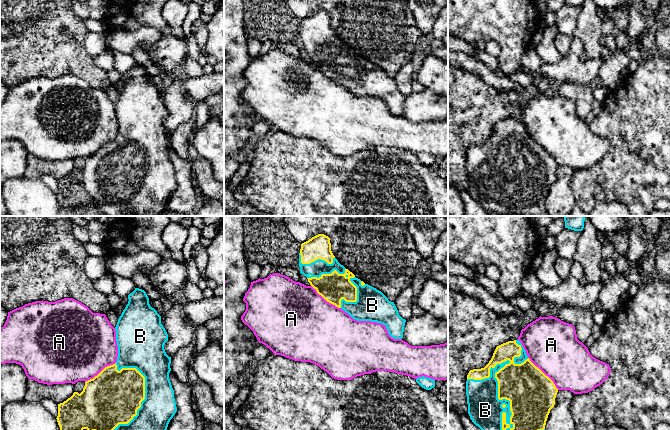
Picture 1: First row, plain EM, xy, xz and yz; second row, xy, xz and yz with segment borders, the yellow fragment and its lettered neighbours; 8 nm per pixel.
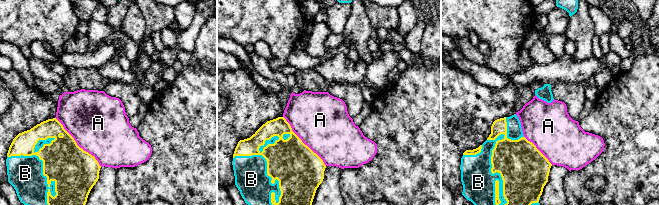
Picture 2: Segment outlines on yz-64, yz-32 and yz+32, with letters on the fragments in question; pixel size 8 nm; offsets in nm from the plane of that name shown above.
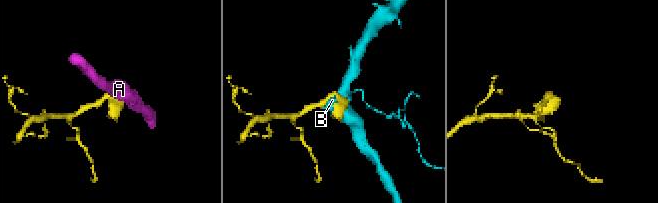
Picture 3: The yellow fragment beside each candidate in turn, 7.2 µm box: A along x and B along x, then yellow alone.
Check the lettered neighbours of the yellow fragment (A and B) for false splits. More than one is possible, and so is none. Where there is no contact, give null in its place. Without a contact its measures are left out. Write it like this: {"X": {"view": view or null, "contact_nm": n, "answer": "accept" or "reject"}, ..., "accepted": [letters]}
{"A": {"view": "yz", "contact_nm": 360, "answer": "reject"}, "B": {"view": "yz", "contact_nm": 550, "answer": "accept"}, "accepted": ["B"]}

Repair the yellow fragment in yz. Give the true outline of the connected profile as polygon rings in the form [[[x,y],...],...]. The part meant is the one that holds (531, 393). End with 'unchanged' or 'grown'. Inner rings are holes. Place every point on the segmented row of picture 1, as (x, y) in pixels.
[[[508,341],[496,347],[484,368],[469,371],[466,381],[468,414],[481,430],[545,430],[557,392],[553,381],[530,361],[521,342]]]; grown

